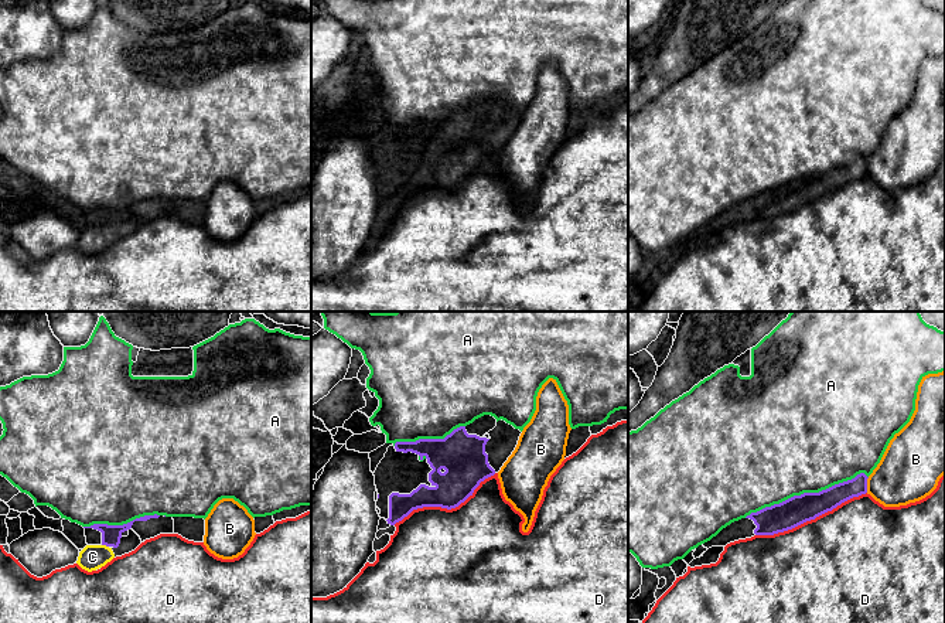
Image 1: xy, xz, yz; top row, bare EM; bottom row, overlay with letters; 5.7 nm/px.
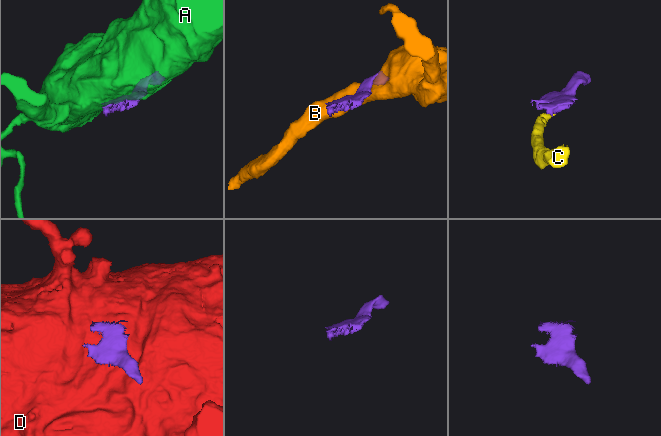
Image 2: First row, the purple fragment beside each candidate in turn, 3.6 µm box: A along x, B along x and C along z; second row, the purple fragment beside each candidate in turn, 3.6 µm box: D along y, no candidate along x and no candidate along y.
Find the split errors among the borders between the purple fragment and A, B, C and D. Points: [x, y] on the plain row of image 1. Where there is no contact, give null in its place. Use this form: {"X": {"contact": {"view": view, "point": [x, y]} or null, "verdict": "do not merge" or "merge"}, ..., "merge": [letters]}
{"A": {"contact": {"view": "yz", "point": [805, 176]}, "verdict": "do not merge"}, "B": {"contact": {"view": "yz", "point": [866, 167]}, "verdict": "do not merge"}, "C": {"contact": {"view": "xy", "point": [105, 227]}, "verdict": "merge"}, "D": {"contact": {"view": "yz", "point": [811, 201]}, "verdict": "do not merge"}, "merge": ["C"]}

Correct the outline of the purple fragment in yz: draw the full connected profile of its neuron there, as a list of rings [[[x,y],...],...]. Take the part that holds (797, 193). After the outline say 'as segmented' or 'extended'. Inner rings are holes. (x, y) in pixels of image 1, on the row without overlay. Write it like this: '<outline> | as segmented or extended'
[[[860,156],[852,163],[835,167],[819,176],[794,178],[779,187],[751,195],[746,201],[753,202],[757,208],[755,218],[784,215],[832,194],[853,180],[866,177],[867,161],[864,156]]] | as segmented

